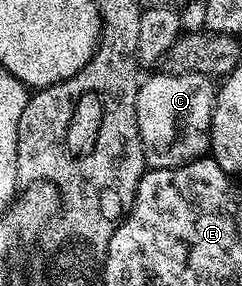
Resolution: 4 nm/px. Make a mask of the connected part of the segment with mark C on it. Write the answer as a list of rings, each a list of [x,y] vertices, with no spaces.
[[[159,72],[153,78],[145,77],[140,83],[136,115],[138,136],[142,140],[145,163],[153,170],[178,168],[205,157],[212,144],[212,113],[216,103],[217,83],[205,74],[169,74]]]

